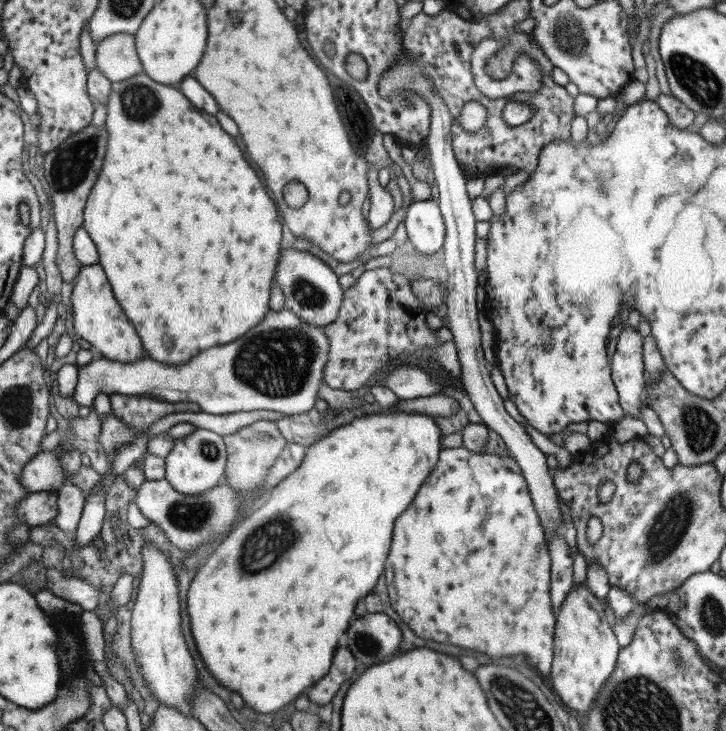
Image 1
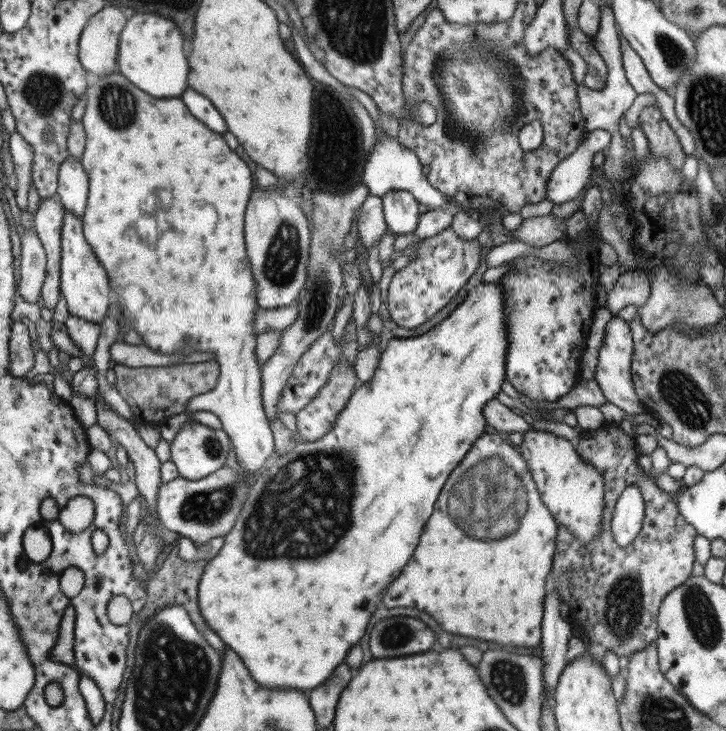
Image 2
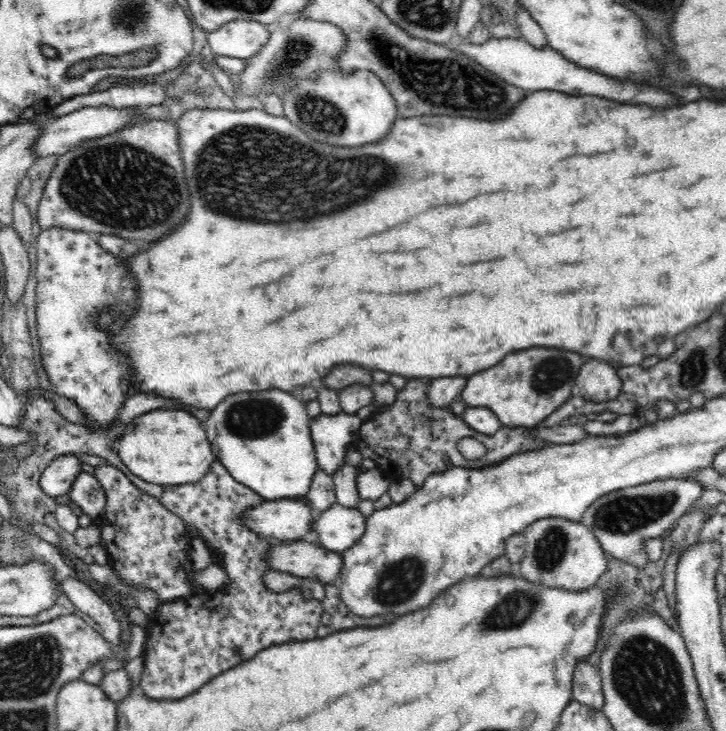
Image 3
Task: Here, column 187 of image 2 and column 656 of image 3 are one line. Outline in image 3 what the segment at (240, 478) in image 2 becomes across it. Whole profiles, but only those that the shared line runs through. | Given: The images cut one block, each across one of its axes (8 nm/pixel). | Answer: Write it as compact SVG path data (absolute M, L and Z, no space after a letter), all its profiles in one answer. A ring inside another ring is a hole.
M692 479L654 480L606 494L584 512L581 522L591 529L607 554L638 569L644 568L649 562L646 542L664 537L702 491L702 485Z

